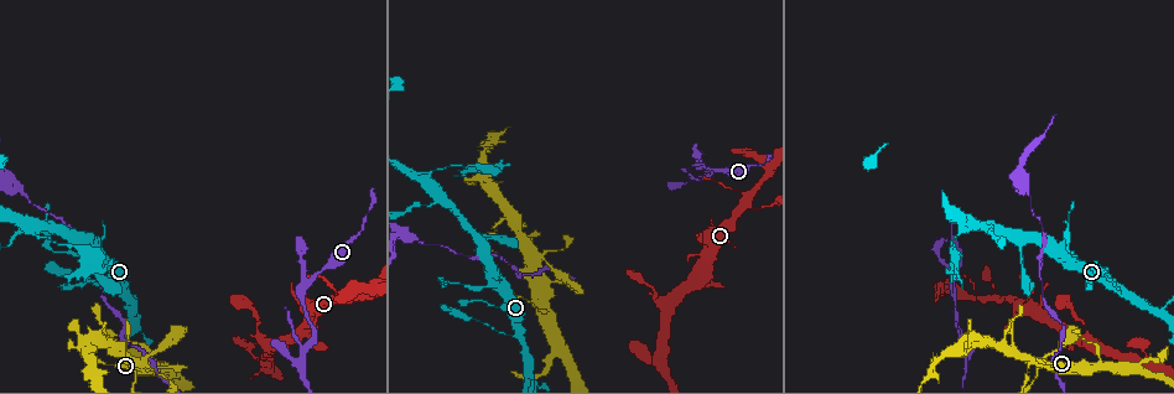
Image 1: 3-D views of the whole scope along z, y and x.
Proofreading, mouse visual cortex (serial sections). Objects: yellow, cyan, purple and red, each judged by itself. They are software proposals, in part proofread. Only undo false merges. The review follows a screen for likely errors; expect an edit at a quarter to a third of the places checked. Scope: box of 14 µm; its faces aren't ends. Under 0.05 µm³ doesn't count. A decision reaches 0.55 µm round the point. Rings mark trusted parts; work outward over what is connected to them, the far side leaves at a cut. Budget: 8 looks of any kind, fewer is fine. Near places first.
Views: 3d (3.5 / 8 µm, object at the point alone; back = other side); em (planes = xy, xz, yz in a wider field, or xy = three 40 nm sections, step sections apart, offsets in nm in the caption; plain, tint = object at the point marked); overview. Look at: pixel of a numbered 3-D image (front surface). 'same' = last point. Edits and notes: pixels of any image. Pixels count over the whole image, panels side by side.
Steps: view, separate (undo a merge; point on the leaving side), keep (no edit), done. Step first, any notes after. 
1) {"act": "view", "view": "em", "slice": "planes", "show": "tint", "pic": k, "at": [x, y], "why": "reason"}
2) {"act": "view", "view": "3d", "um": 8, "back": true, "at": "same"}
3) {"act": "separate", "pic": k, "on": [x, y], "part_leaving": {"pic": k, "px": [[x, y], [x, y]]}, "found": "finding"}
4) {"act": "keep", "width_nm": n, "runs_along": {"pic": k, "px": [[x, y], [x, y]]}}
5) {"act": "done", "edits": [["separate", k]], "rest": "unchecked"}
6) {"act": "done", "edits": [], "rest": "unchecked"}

{"act": "view", "view": "3d", "um": 3.5, "back": true, "pic": 1, "at": [706, 168], "why": "sharp bend"}

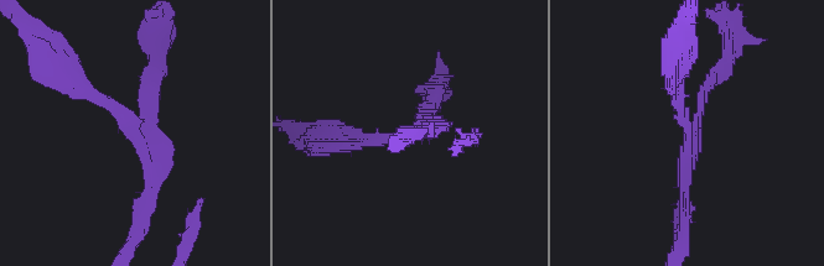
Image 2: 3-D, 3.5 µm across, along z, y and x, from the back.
{"act": "separate", "pic": 2, "on": [395, 147], "found": "a second cell is stuck on"}

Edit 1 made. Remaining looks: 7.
{"act": "view", "view": "3d", "um": 3.5, "pic": 1, "at": [1066, 259], "why": "two arms in line, one across"}

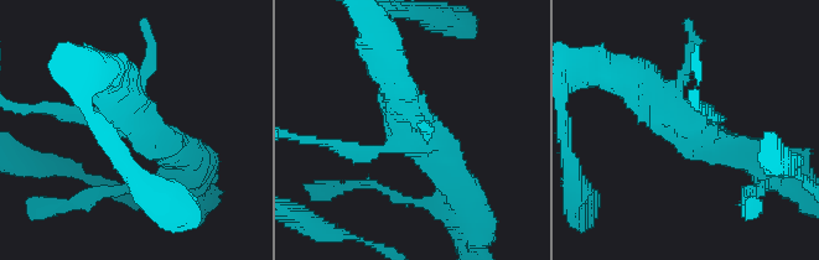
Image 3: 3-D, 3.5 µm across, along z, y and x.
{"act": "view", "view": "em", "slice": "xy", "step": 5, "show": "tint", "pic": 3, "at": [687, 126], "why": "need the tissue"}

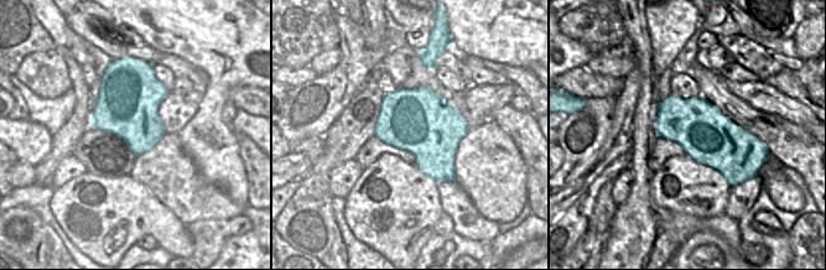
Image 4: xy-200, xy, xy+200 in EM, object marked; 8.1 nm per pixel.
{"act": "view", "view": "em", "slice": "xy", "step": 1, "show": "tint", "at": "same"}

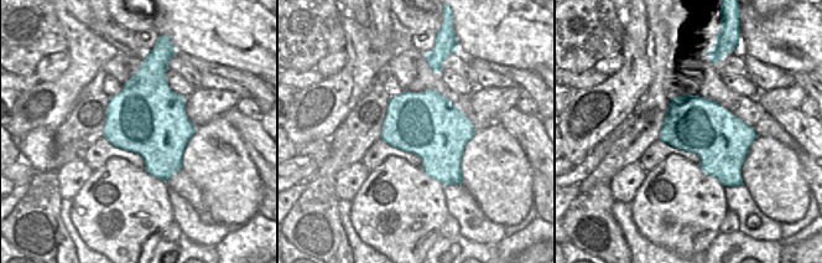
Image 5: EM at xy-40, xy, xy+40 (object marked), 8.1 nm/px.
{"act": "separate", "pic": 3, "on": [338, 144], "part_leaving": {"pic": 3, "px": [[378, 149], [359, 152], [306, 140]]}, "found": "a second cell is stuck on"}

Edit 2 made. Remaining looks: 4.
{"act": "view", "view": "3d", "um": 3.5, "pic": 1, "at": [424, 205], "why": "sudden change in width"}

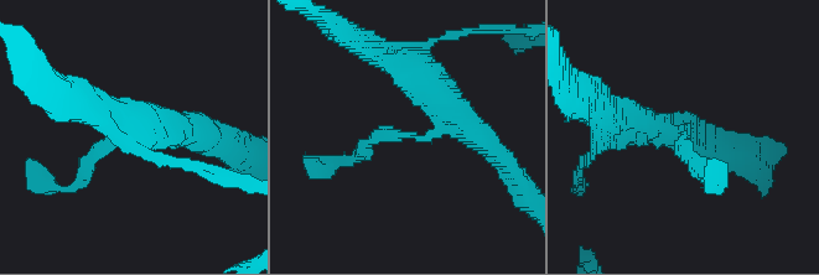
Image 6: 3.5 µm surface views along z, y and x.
{"act": "view", "view": "em", "slice": "xy", "step": 3, "show": "tint", "pic": 6, "at": [686, 129], "arm_widths_nm": [200, 350], "why": "shape alone is not enough"}

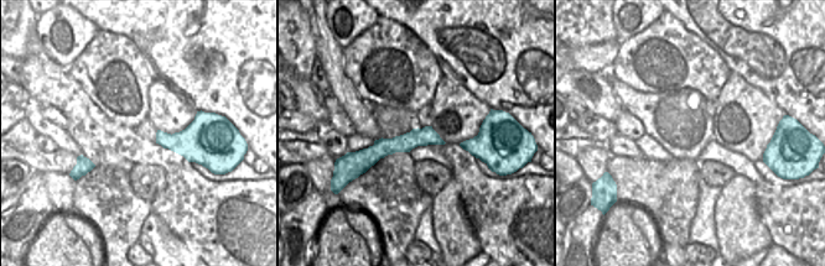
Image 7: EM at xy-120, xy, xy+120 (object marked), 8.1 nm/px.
{"act": "keep", "runs_along": {"pic": 6, "px": [[205, 134], [135, 126], [78, 180]]}, "found": "one cell here"}

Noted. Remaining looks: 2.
{"act": "done", "edits": [["separate", 2], ["separate", 3]], "rest": "unchecked"}

